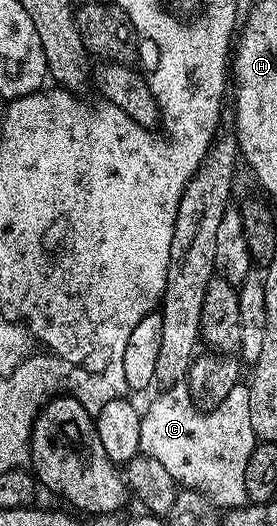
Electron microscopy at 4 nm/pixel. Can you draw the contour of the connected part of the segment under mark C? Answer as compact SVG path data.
M185 382L169 384L162 391L141 414L139 450L159 461L179 486L207 495L216 507L247 506L244 469L256 445L249 386L234 387L224 401L206 410L195 405Z

